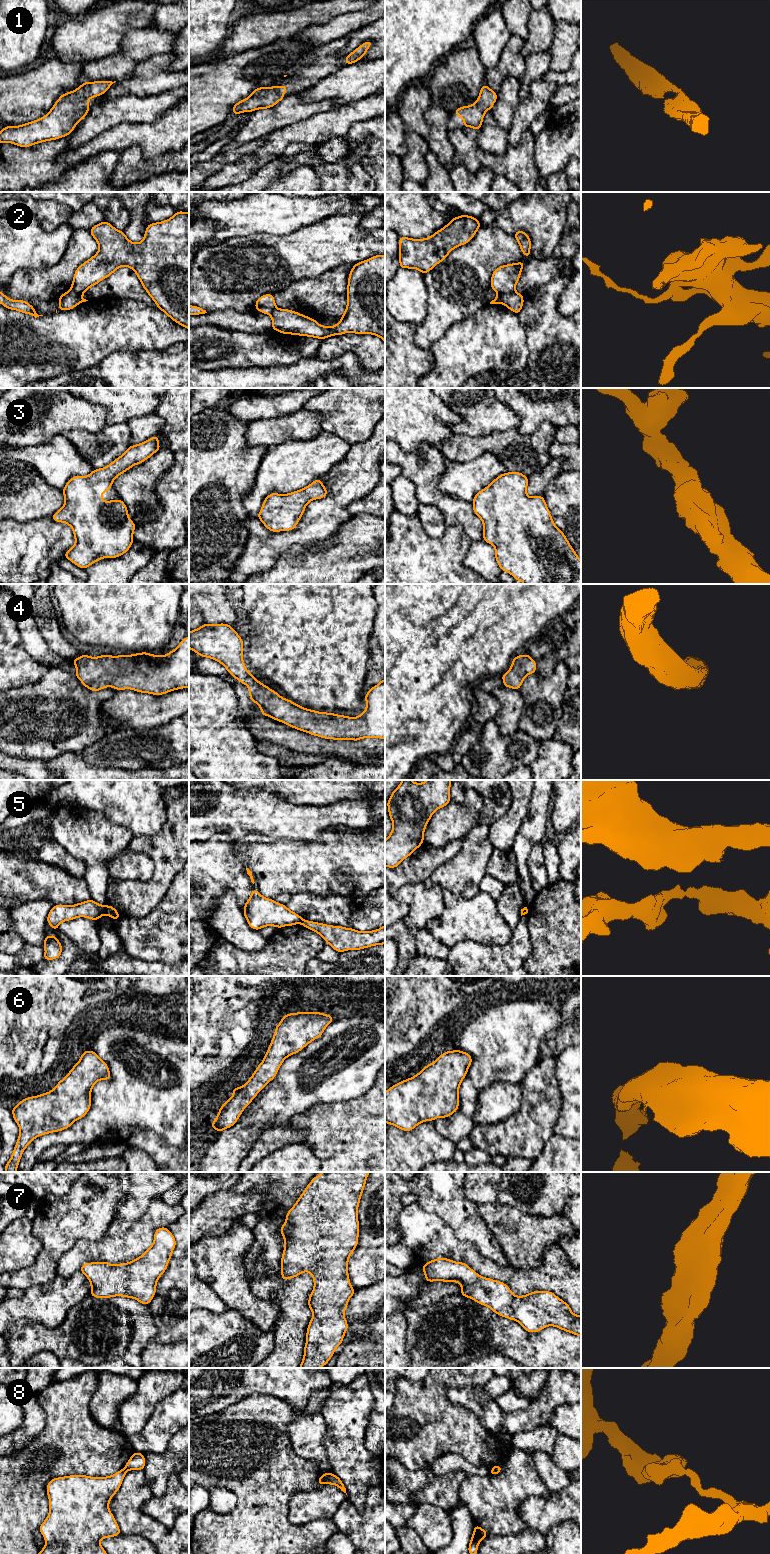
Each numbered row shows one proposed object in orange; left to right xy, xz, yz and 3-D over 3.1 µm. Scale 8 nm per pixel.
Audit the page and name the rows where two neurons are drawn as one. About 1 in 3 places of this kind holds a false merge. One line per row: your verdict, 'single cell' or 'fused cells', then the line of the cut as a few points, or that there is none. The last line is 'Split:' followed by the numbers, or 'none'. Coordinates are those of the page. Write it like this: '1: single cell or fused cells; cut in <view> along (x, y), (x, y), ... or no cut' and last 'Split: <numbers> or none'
1: single cell; no cut
2: fused cells; cut in xy along (70, 289), (78, 295), (80, 302)
3: single cell; no cut
4: single cell; no cut
5: fused cells; cut in xy along (104, 906), (105, 913)
6: single cell; no cut
7: single cell; no cut
8: fused cells; cut in xy along (125, 1467), (127, 1470)
Split: 2, 5, 8

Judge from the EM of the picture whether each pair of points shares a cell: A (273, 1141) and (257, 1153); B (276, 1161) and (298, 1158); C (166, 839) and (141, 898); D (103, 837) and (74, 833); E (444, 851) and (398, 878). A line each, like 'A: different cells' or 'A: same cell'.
A: same cell
B: same cell
C: same cell
D: same cell
E: same cell

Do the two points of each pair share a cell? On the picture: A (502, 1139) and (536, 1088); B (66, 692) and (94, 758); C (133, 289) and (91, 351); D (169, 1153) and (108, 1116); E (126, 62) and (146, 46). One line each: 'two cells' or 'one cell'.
A: one cell
B: two cells
C: two cells
D: two cells
E: one cell

